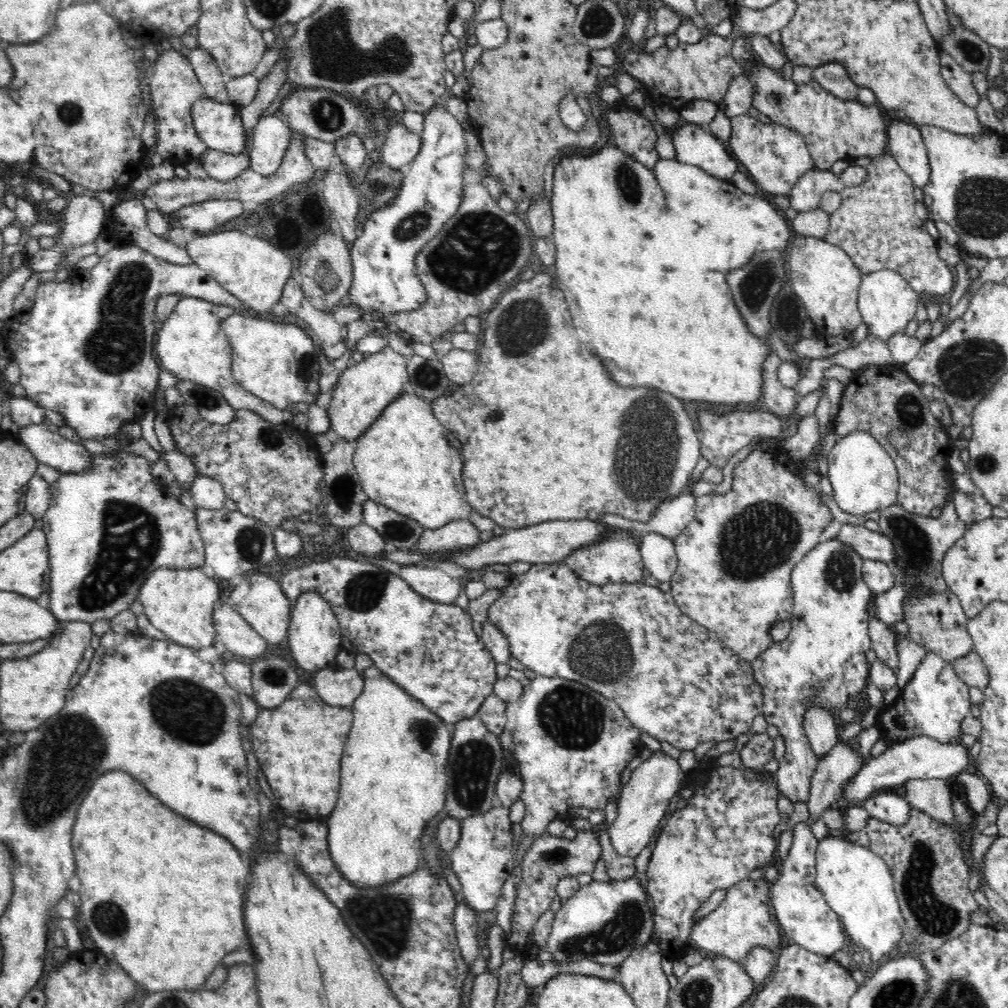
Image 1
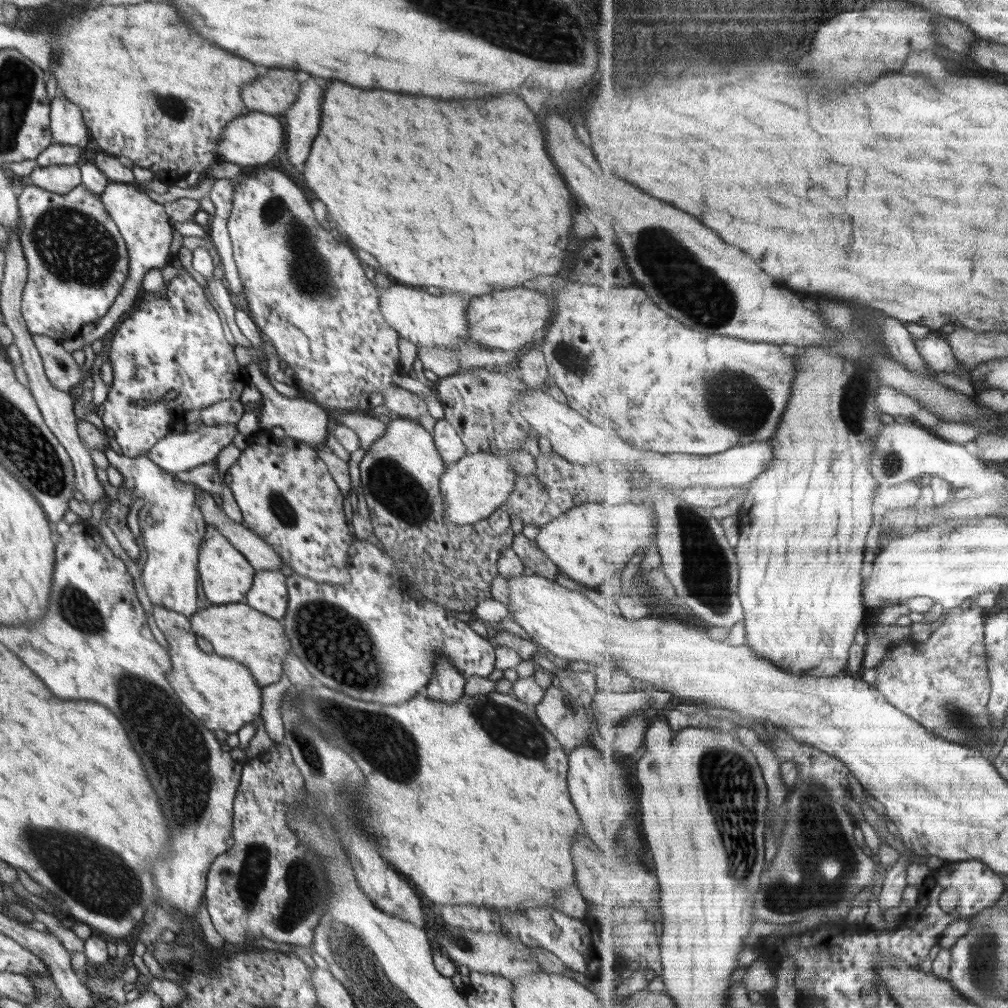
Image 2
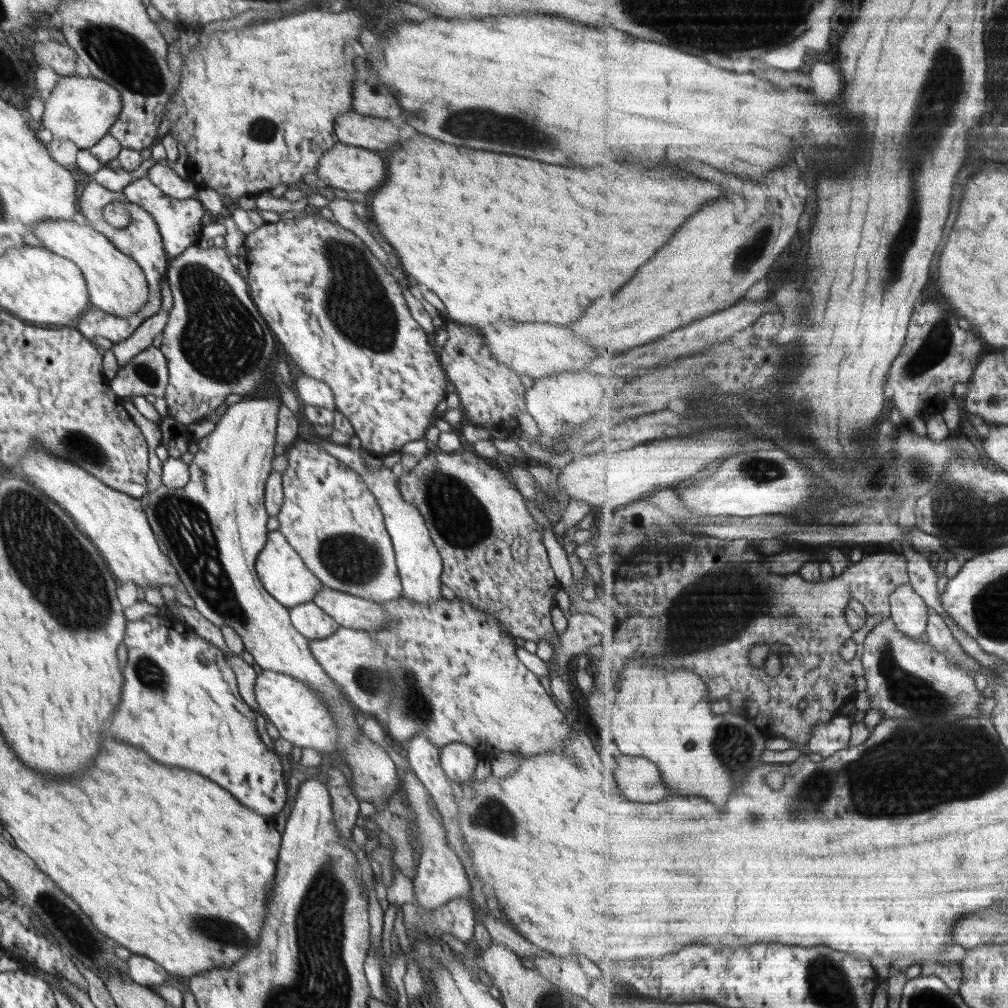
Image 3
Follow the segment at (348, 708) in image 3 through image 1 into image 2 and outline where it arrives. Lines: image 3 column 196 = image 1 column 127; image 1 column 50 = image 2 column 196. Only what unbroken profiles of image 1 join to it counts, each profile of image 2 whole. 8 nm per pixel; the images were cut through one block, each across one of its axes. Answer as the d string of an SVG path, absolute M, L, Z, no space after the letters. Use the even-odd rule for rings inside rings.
M111 447L105 448L104 453L110 465L123 476L121 489L134 500L140 498L146 505L156 506L160 511L158 522L148 519L141 528L148 554L141 578L152 604L176 611L187 618L192 616L204 604L197 571L200 543L208 525L197 503L197 492L201 492L201 488L194 483L175 479L146 455L136 458L120 456Z

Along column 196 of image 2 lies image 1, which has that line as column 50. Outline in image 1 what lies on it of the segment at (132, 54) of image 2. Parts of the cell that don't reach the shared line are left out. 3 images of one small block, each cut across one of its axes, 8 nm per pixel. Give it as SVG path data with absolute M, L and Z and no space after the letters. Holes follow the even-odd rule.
M100 1L76 2L58 12L56 26L48 38L33 44L6 44L5 48L14 66L14 78L6 92L14 102L30 106L30 110L34 110L34 118L38 118L33 128L38 146L32 163L94 192L122 190L143 170L144 144L140 132L144 126L142 105L146 93L142 86L143 77L133 58L134 51L122 38L120 25L118 18L112 16Z

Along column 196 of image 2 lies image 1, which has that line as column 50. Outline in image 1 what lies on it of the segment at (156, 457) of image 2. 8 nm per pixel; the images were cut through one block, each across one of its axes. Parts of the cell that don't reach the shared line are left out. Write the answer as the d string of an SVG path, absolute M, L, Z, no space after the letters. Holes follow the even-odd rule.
M44 424L24 426L18 433L39 464L56 468L61 474L78 474L94 468L90 465L92 454L81 443L66 440Z

